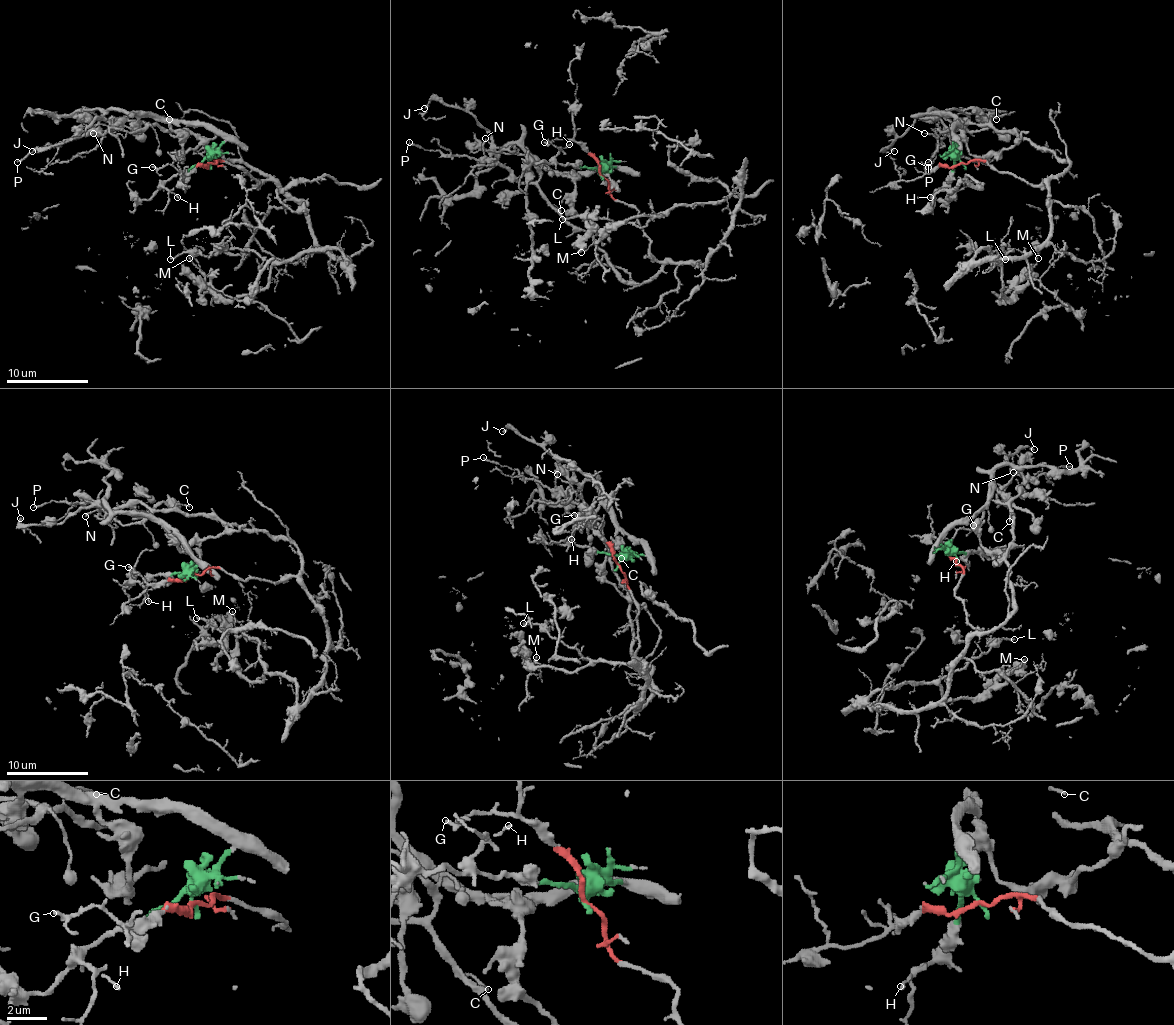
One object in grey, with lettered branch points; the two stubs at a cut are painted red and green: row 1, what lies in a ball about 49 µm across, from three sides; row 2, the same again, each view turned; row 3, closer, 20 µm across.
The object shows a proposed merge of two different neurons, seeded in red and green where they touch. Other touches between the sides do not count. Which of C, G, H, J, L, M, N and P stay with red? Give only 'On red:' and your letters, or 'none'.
On red: C, G, L, M

